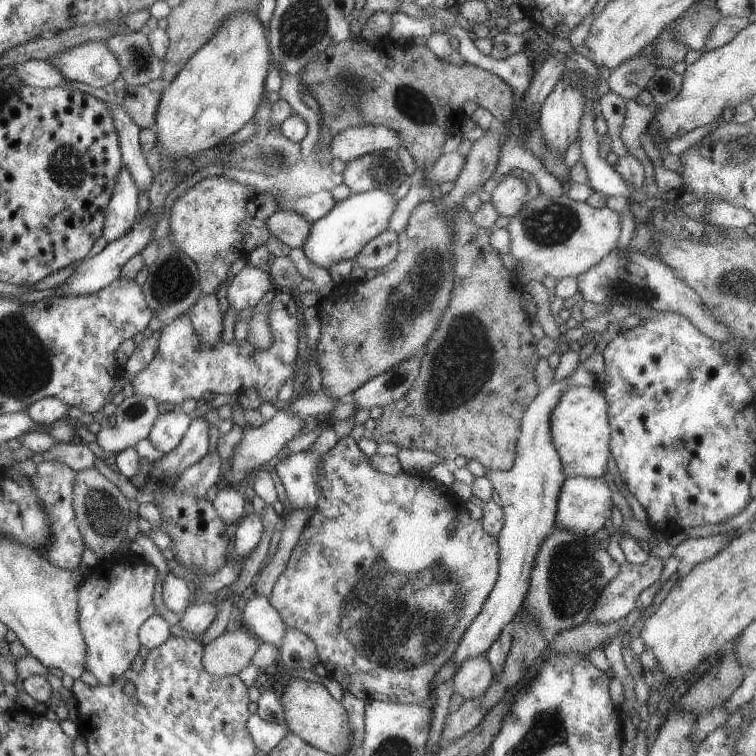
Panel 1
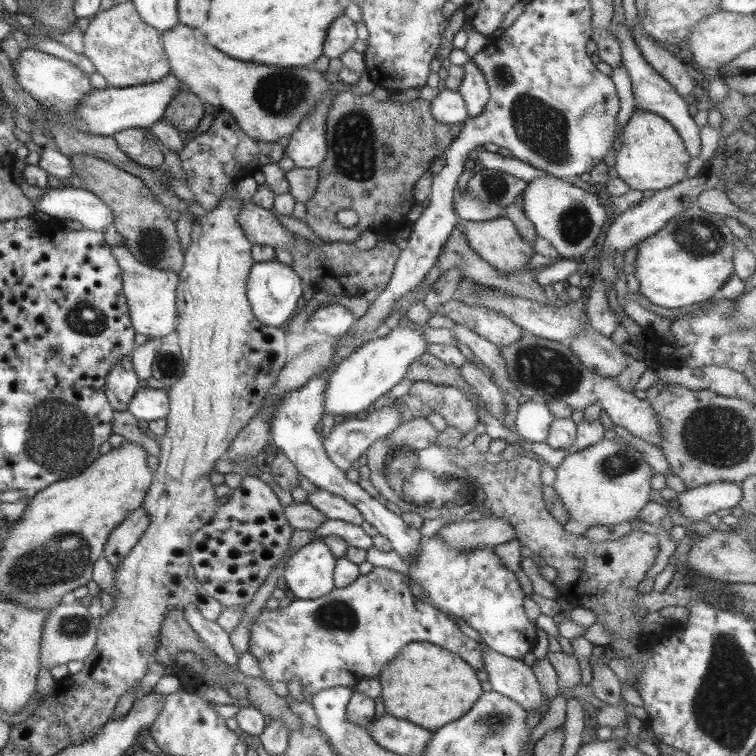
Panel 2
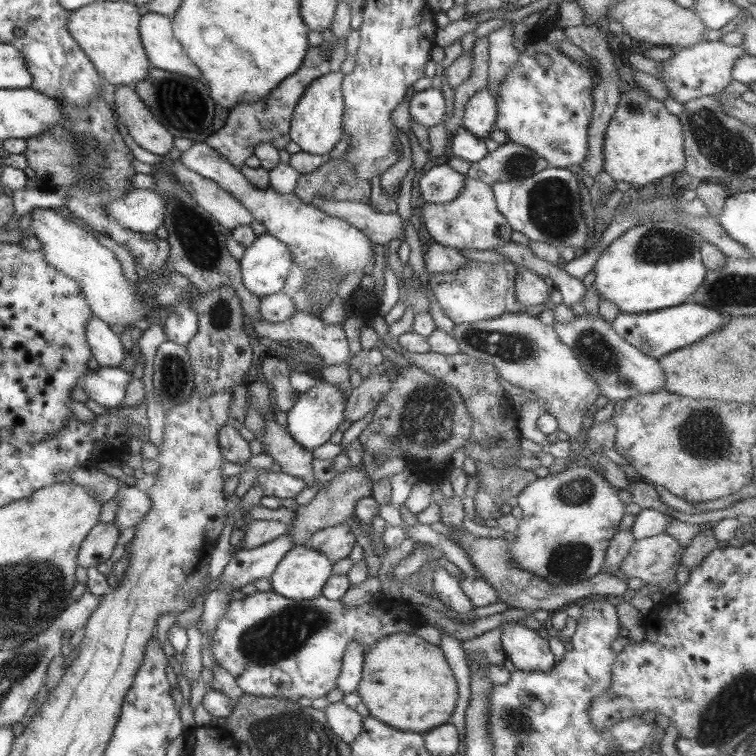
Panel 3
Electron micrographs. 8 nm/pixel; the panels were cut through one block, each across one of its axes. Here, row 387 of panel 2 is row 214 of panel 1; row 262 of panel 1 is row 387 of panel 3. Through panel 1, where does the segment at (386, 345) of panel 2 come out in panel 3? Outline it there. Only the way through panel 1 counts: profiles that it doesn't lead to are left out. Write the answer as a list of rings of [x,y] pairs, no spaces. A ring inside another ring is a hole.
[[[319,375],[317,383],[303,393],[299,393],[293,406],[286,412],[287,433],[293,441],[307,451],[313,451],[319,445],[329,441],[342,421],[344,400],[347,392],[341,393],[337,387],[326,383]]]

